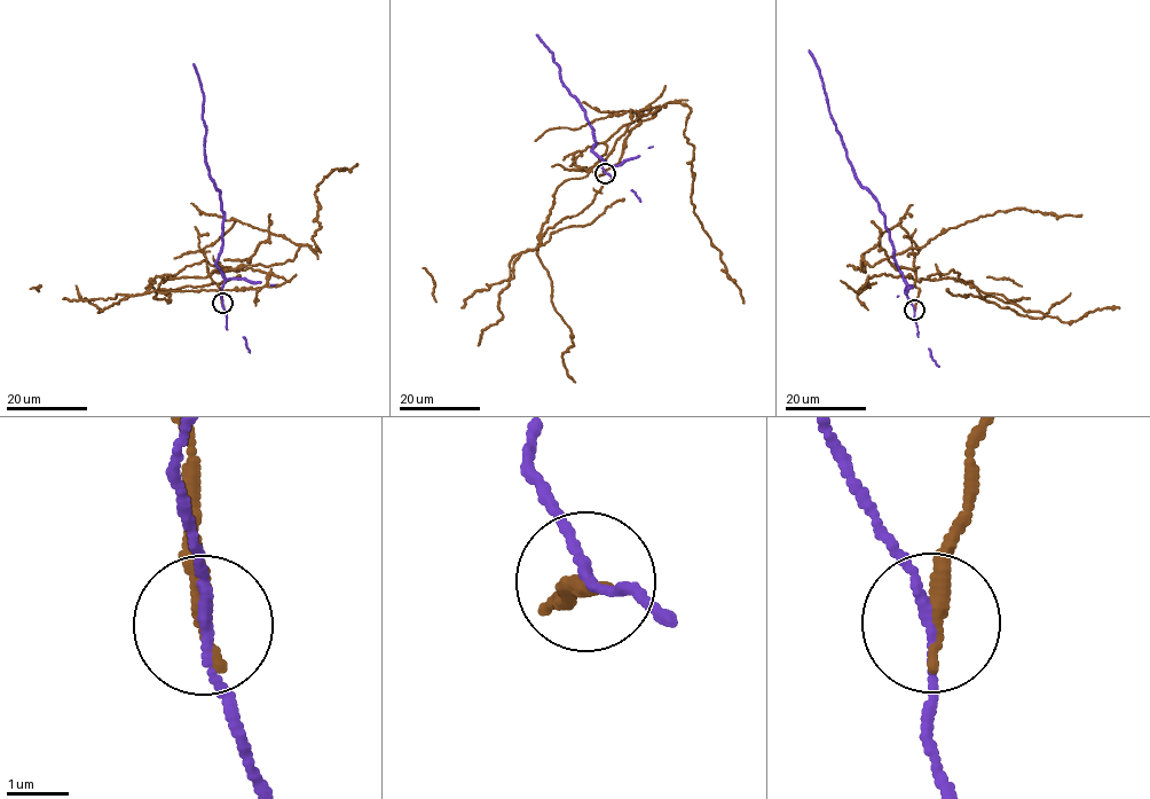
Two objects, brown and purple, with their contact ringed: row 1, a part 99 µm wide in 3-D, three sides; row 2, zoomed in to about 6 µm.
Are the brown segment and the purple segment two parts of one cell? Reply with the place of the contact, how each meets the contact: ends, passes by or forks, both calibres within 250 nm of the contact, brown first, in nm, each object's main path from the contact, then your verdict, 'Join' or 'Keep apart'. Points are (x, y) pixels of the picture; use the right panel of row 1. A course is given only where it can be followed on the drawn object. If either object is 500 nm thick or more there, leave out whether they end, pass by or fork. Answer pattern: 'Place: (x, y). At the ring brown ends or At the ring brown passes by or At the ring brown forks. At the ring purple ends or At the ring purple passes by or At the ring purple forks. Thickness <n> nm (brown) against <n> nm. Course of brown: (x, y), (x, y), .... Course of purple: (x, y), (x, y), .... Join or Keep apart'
Place: (914, 310). At the ring brown ends. At the ring purple passes by. Thickness 320 nm (brown) against 130 nm. Course of brown: (914, 310), (916, 245), (899, 225), (883, 232), (865, 253), (871, 266), (999, 211), (1081, 214). Course of purple: (914, 310), (885, 216), (848, 158), (818, 65), (809, 49). Keep apart

